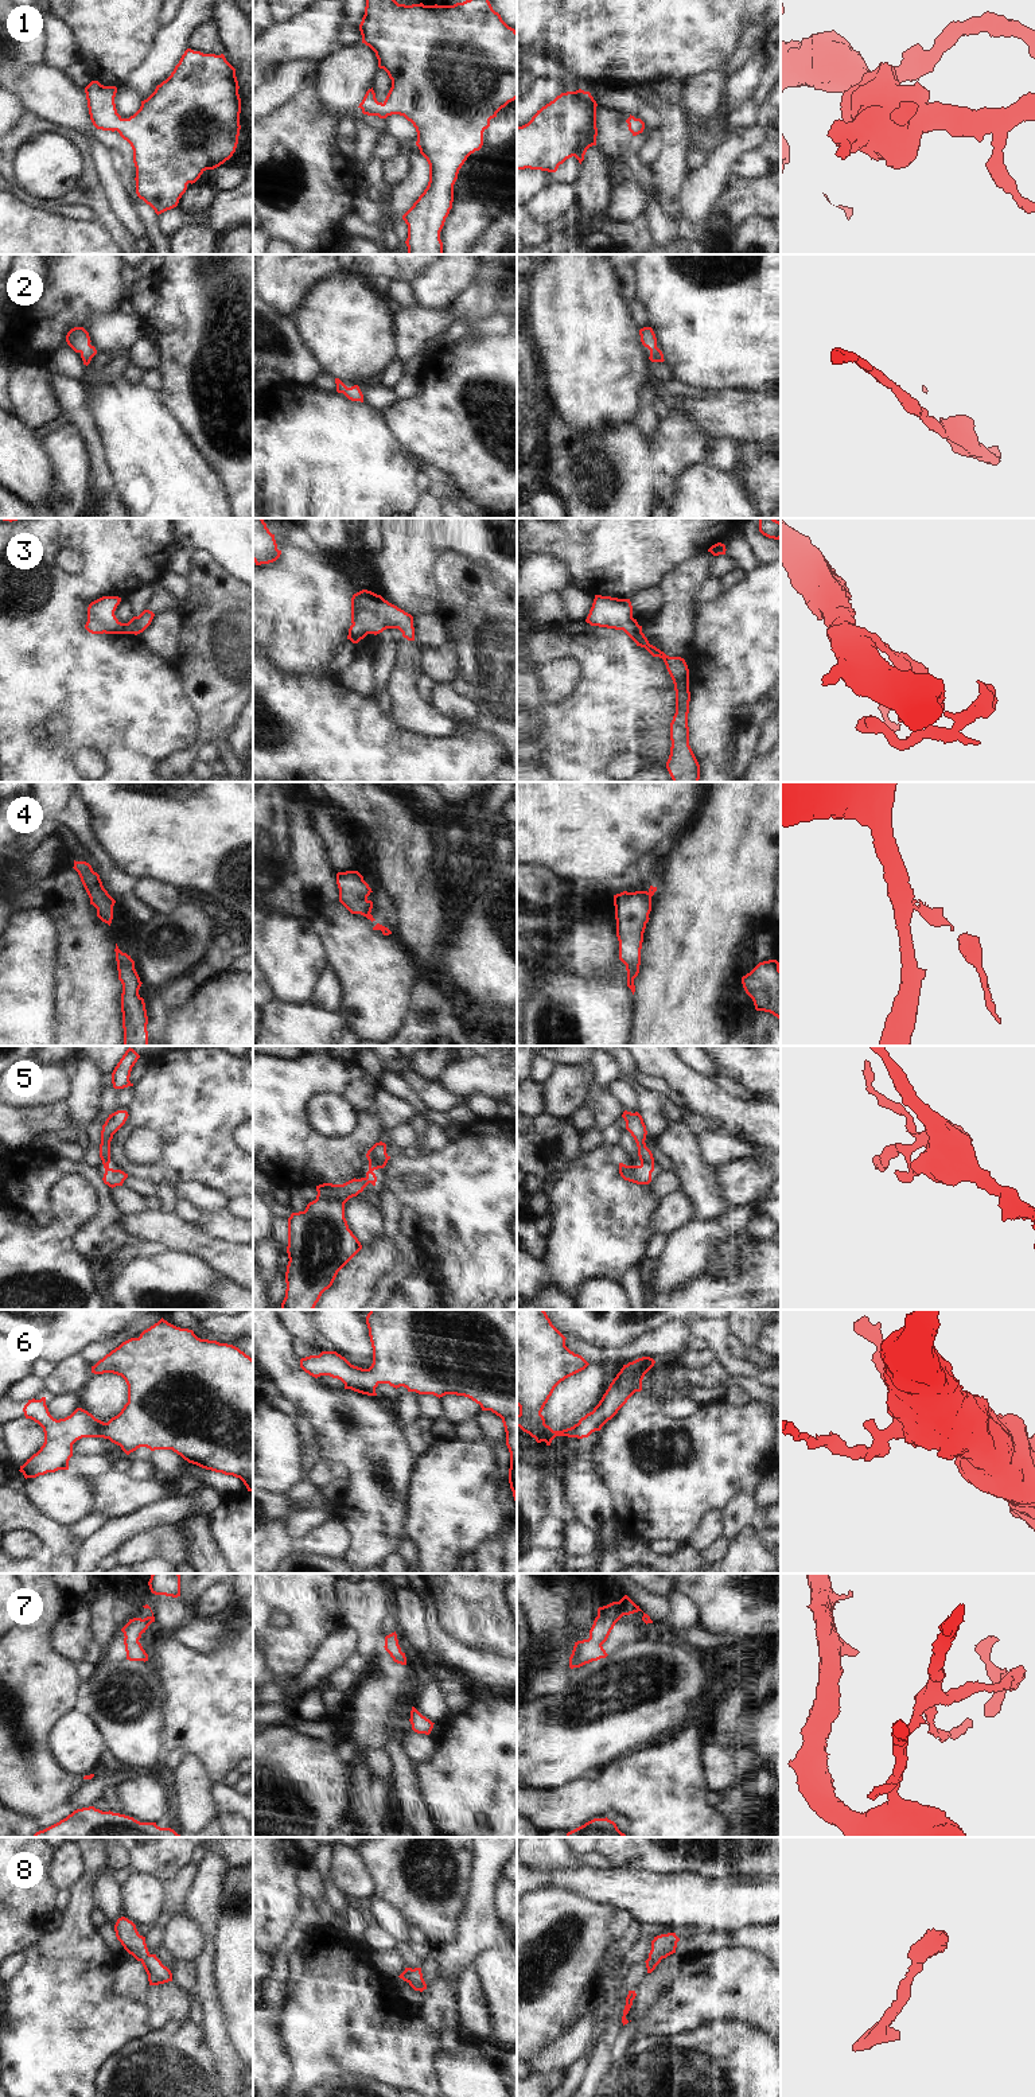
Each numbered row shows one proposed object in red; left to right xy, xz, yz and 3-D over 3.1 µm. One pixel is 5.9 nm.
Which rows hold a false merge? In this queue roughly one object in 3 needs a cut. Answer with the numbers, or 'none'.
4, 5

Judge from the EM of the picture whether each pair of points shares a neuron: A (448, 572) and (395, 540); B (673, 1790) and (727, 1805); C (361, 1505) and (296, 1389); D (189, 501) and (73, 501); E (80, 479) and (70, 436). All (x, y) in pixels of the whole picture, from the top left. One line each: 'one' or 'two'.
A: two
B: two
C: one
D: two
E: one

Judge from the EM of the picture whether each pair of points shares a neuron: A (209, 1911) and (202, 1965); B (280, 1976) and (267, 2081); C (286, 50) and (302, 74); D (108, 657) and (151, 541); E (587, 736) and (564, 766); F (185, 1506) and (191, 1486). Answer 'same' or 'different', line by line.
A: same
B: same
C: different
D: same
E: same
F: different

